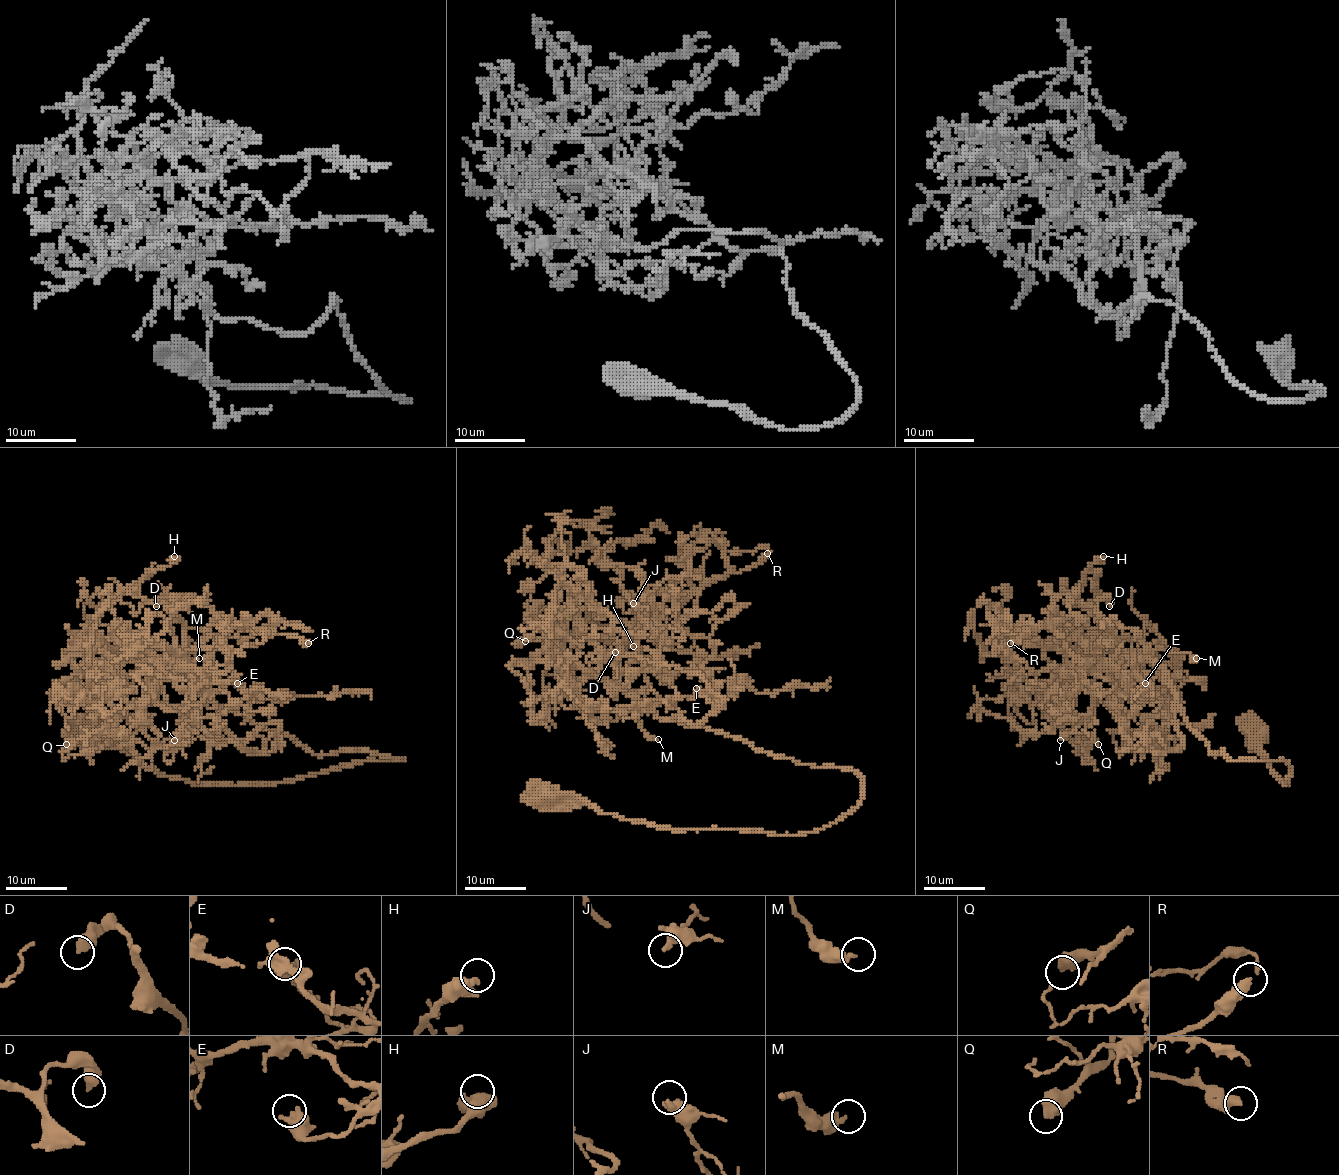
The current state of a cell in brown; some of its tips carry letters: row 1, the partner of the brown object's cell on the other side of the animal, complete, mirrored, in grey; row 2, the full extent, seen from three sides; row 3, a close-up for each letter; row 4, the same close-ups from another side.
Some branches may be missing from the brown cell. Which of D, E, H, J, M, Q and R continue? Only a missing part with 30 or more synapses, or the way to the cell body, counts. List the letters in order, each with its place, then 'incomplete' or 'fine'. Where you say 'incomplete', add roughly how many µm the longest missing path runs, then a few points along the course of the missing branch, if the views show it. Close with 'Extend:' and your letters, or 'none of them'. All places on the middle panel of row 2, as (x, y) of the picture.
D: (615, 652) | fine
E: (696, 688) | fine
H: (633, 646) | fine
J: (633, 603) | fine
M: (658, 739) | fine
Q: (525, 641) | fine
R: (767, 553) | incomplete | 15 µm | (767, 553), (784, 549), (825, 521), (831, 524), (828, 529)
Extend: R

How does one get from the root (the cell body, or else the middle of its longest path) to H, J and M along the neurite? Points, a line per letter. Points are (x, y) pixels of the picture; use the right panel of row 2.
H: (1257, 732), (1259, 751), (1287, 785), (1285, 761), (1213, 754), (1148, 649), (1072, 599), (1103, 556)
J: (1257, 732), (1287, 785), (1285, 761), (1213, 754), (1156, 664), (1114, 658), (1086, 669), (1094, 714), (1060, 740)
M: (1257, 732), (1259, 751), (1287, 785), (1285, 761), (1213, 754), (1146, 656), (1160, 647), (1196, 658)

